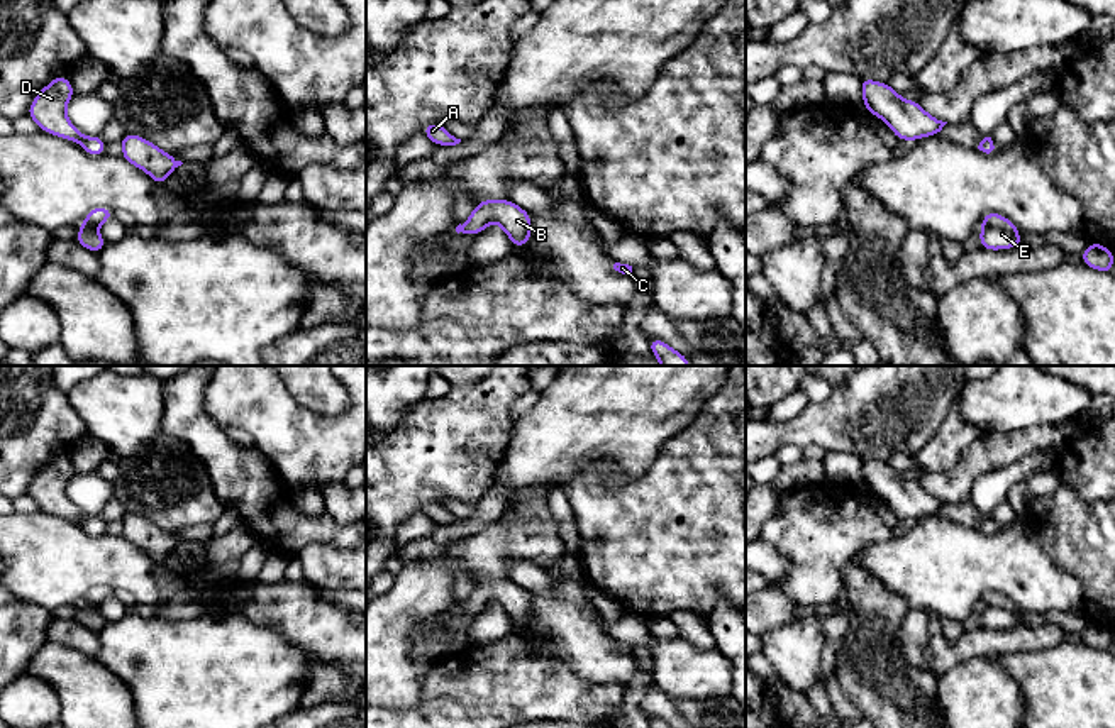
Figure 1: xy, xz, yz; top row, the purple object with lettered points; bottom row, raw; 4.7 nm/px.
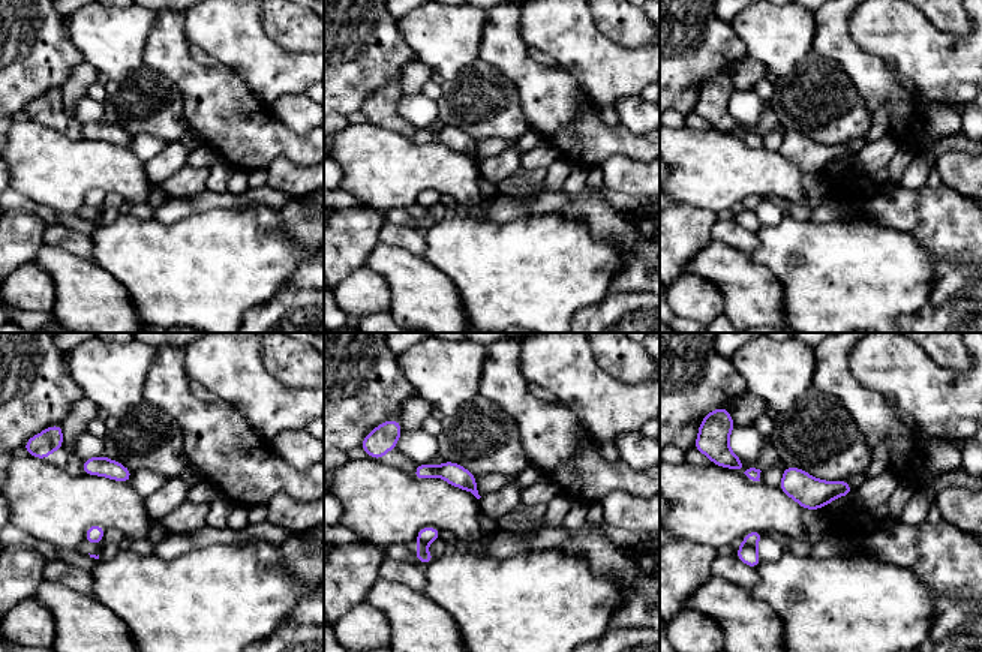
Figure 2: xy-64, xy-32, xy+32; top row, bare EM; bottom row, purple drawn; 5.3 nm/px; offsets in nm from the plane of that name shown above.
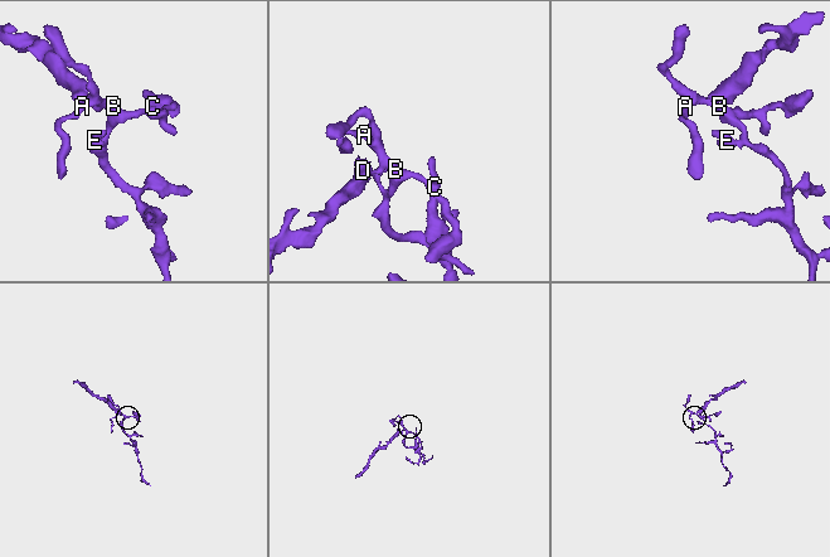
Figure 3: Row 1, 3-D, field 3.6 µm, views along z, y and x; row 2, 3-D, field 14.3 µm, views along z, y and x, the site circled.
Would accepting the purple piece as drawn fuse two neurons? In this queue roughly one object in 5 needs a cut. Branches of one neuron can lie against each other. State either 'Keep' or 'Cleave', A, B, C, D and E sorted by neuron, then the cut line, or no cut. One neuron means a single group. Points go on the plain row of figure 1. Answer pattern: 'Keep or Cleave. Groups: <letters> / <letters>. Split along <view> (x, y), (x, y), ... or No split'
Cleave. Groups: A B C E / D. Split along xy (85, 518), (82, 523)

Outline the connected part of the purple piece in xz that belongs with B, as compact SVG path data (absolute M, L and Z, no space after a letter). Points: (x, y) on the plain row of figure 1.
M483 579L471 596L463 603L461 611L469 615L481 613L490 601L496 601L510 616L512 625L524 626L529 623L532 603L530 594L510 579Z

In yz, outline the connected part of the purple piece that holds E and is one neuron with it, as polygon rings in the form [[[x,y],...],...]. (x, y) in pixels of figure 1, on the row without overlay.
[[[988,591],[983,596],[979,623],[983,628],[998,630],[1023,625],[1018,606],[1003,594]]]

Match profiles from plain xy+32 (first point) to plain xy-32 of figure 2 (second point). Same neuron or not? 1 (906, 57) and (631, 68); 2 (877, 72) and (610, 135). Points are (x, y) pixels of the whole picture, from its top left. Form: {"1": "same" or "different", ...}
{"1": "same", "2": "same"}

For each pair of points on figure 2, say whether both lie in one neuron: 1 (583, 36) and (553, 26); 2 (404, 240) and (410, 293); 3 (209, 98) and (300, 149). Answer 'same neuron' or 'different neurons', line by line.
1: same neuron
2: different neurons
3: same neuron

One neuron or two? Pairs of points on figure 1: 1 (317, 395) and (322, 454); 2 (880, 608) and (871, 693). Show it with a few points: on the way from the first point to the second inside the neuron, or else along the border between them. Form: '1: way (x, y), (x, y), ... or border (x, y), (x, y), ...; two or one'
1: border (287, 388), (302, 405), (329, 417), (348, 407); two
2: way (873, 628), (871, 672); one

